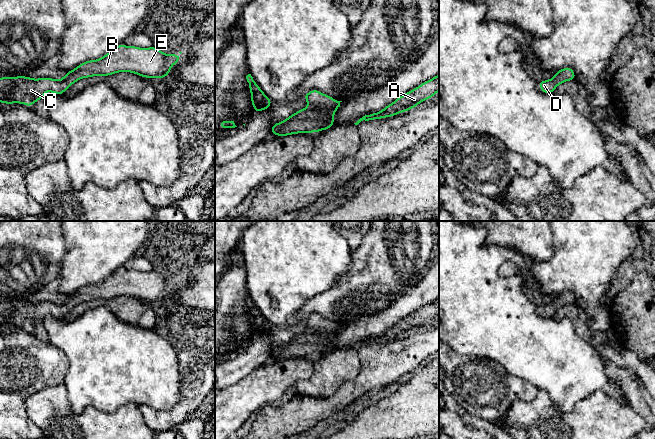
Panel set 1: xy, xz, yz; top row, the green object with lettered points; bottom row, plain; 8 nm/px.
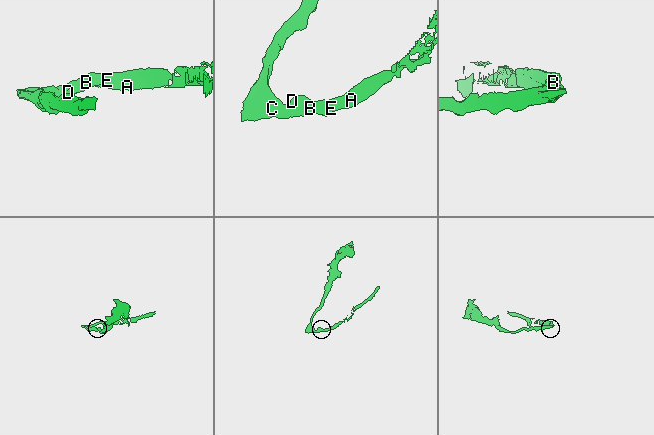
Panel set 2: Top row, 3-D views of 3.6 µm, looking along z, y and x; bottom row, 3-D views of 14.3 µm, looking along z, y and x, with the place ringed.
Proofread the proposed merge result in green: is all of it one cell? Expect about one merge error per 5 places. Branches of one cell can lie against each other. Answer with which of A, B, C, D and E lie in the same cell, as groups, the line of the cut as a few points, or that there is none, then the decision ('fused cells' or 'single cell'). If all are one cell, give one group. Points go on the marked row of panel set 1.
groups A B C D E; cut none; single cell

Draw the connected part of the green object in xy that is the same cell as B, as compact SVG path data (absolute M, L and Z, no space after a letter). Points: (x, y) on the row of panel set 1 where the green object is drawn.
M120 44L105 56L85 61L67 71L60 80L47 77L0 77L0 102L32 107L36 101L43 99L47 91L62 95L81 78L110 76L119 72L131 72L144 78L164 78L169 75L170 68L181 59L181 55L167 55L153 46L140 48Z

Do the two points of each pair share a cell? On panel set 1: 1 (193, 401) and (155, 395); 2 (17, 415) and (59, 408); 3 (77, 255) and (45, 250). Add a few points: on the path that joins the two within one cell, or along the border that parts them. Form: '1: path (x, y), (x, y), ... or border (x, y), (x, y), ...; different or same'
1: border (179, 375), (181, 397), (169, 409), (158, 410); different
2: border (35, 392), (25, 399), (25, 409), (39, 428); different
3: border (63, 231), (65, 255), (59, 276); different

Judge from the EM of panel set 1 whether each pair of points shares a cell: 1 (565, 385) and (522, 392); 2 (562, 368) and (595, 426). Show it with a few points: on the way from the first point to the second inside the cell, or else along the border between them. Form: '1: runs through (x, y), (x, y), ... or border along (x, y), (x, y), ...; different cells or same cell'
1: border along (519, 377), (528, 380), (539, 389); different cells
2: border along (601, 389), (580, 400), (569, 411), (558, 409); different cells

